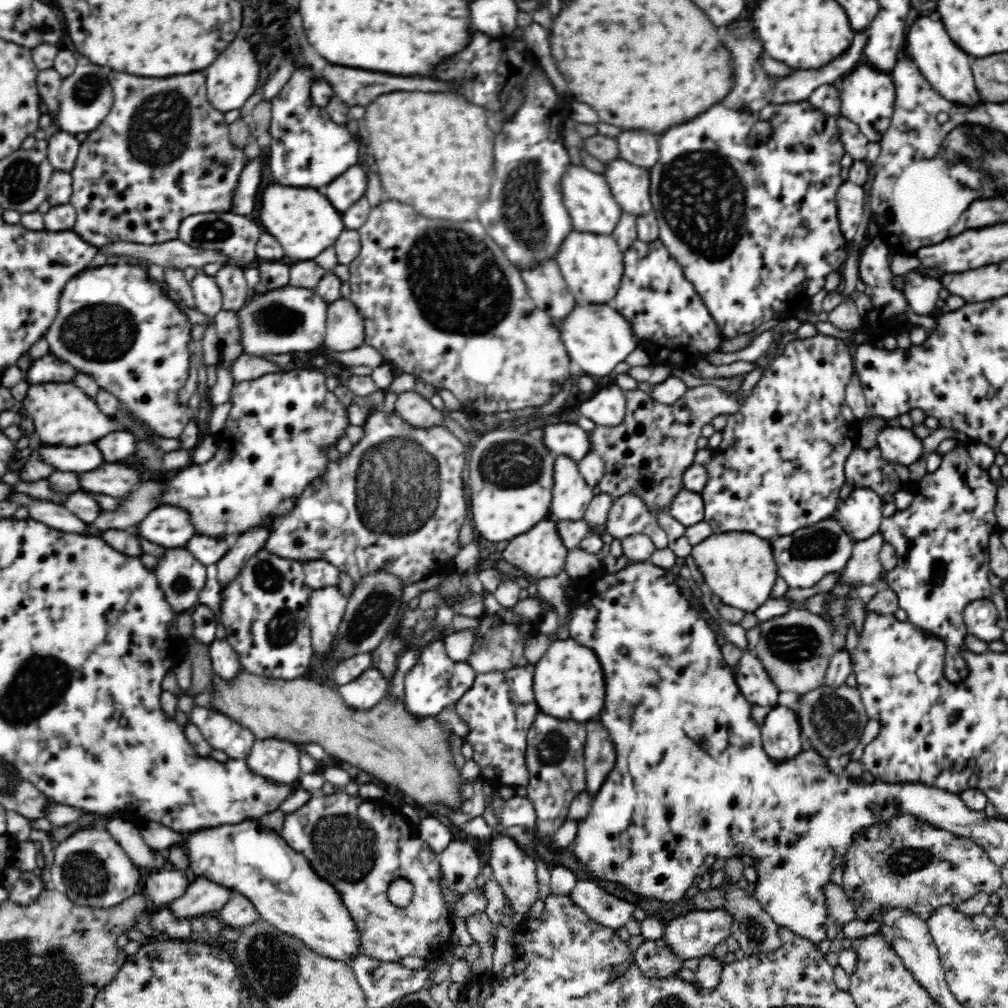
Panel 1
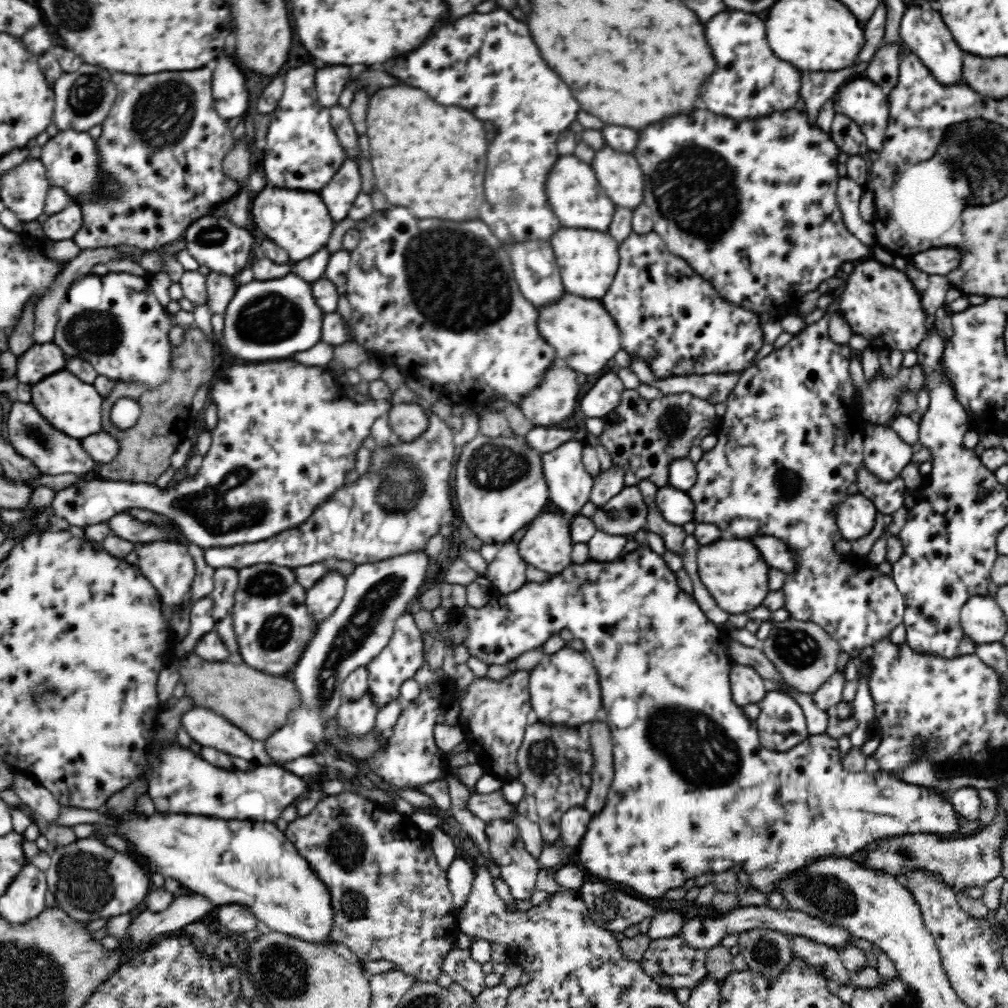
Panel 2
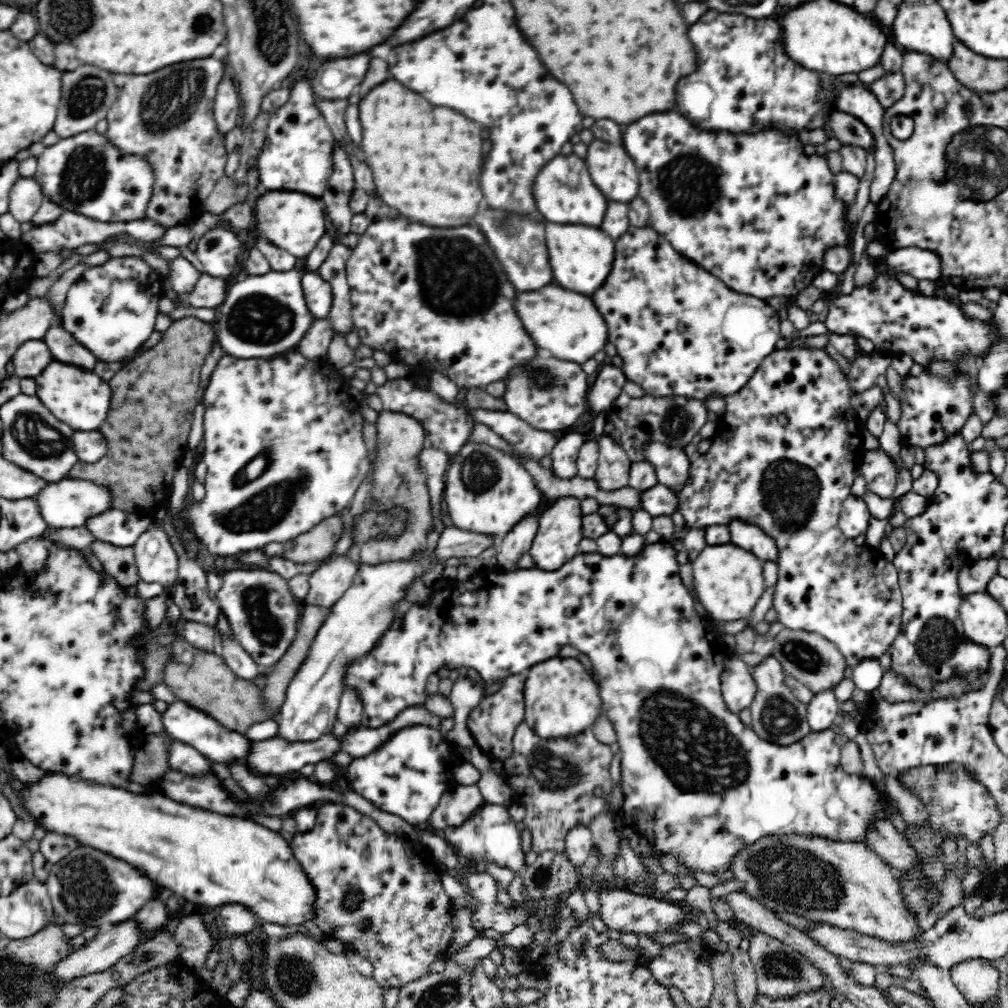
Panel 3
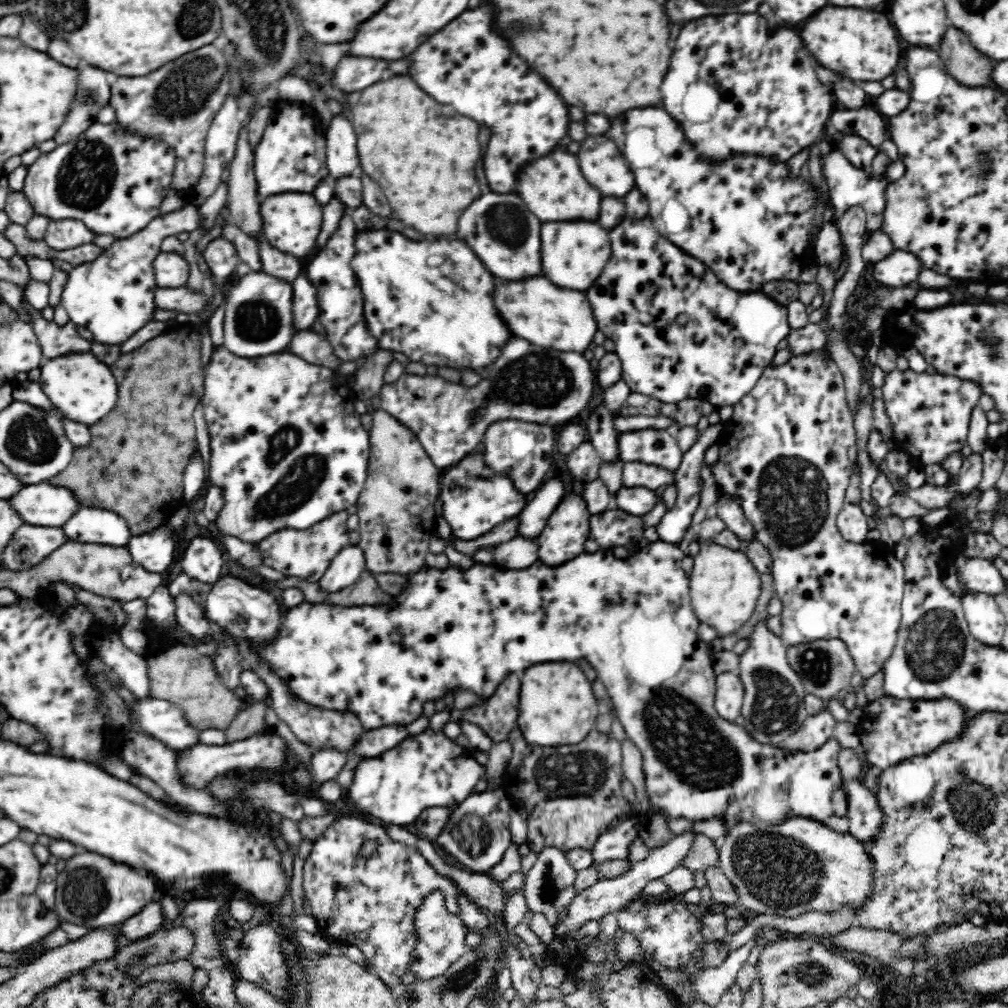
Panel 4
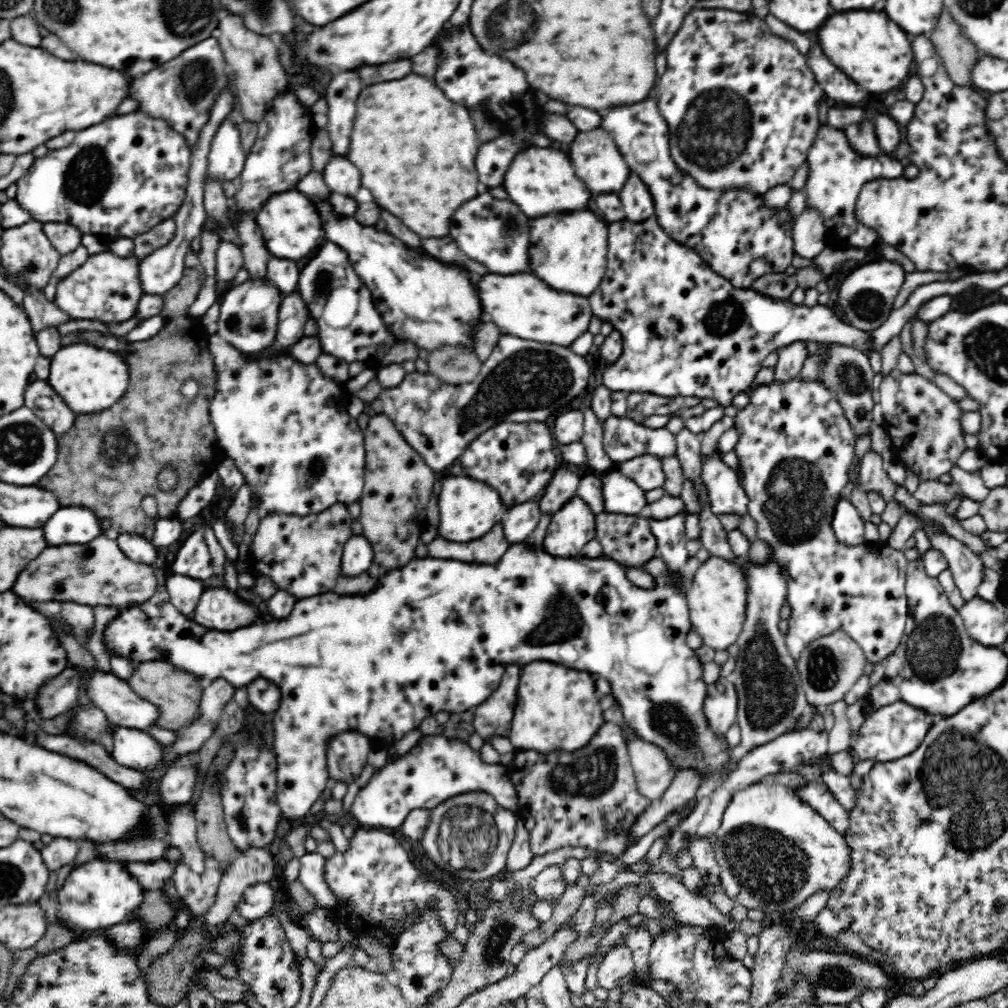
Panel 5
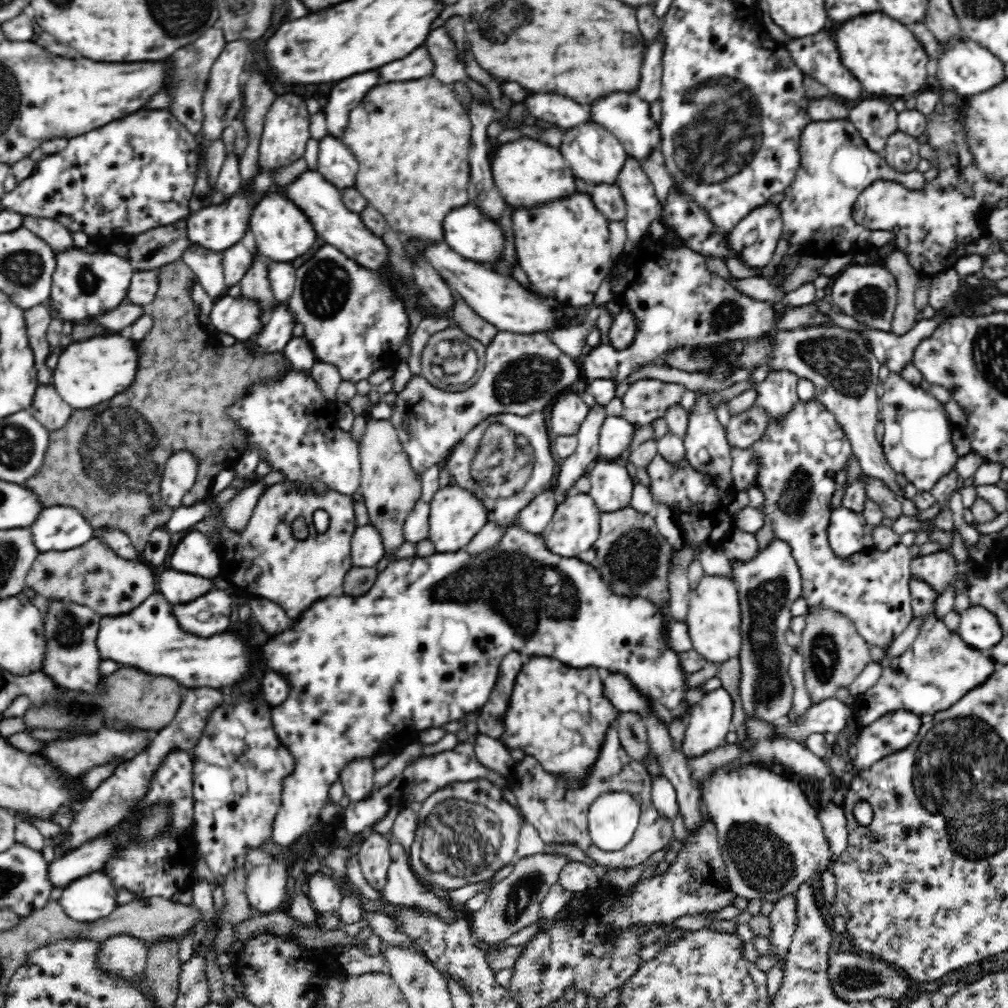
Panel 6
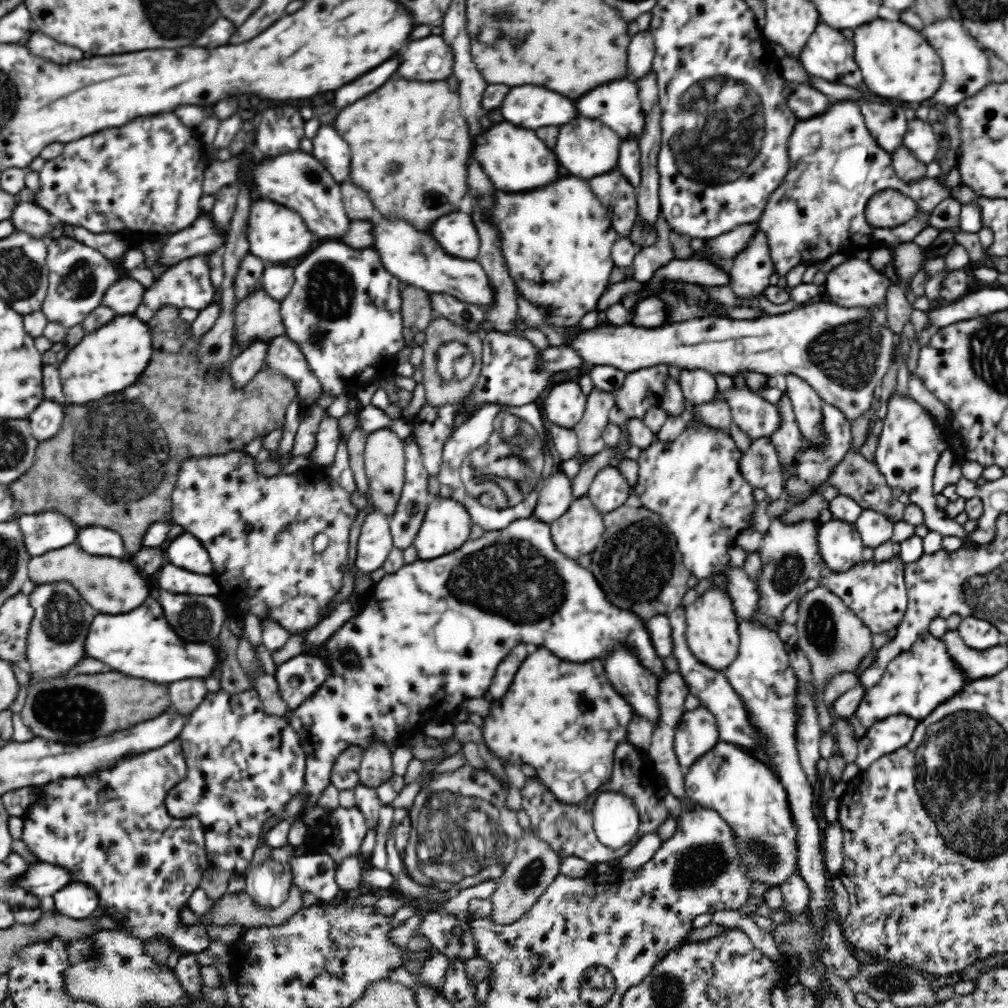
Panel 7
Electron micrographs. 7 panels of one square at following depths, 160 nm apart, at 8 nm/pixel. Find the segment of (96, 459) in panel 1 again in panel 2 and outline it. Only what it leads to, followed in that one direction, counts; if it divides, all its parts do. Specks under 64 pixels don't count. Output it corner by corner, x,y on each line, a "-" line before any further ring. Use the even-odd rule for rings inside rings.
16,401
7,416
11,445
25,460
31,460
41,474
56,476
61,474
84,474
99,465
86,450
80,439
74,439
52,427
30,403

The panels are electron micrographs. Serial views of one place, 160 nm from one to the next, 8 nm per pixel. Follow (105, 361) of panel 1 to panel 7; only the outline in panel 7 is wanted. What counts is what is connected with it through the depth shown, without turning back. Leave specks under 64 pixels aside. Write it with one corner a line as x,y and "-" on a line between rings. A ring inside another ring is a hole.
66,236
47,240
46,265
49,286
42,313
50,322
60,322
68,329
80,324
90,312
104,304
104,296
112,284
127,278
101,252

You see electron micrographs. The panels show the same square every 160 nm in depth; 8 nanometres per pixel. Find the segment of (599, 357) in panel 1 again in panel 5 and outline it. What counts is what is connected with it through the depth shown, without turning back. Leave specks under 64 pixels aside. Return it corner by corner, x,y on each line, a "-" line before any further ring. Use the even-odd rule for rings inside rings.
531,272
512,276
487,273
477,277
475,286
482,301
485,319
496,324
502,335
568,348
588,332
588,324
593,318
588,297
556,292
542,284
542,280
538,280

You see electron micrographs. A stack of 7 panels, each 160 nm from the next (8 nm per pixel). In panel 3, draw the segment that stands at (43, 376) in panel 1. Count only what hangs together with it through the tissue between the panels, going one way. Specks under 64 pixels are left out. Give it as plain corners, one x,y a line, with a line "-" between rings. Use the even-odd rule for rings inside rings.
28,340
13,354
16,376
35,379
55,358
44,340

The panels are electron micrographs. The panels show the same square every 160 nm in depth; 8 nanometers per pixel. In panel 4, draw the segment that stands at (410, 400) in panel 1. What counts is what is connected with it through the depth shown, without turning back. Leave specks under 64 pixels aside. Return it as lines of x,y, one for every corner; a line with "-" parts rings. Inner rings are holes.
377,409
372,414
372,427
369,430
370,456
367,479
357,500
360,542
357,546
363,551
366,568
372,574
414,574
426,565
426,555
430,552
430,538
436,535
436,510
434,504
441,493
443,470
437,467
427,455
419,438
397,418
388,412

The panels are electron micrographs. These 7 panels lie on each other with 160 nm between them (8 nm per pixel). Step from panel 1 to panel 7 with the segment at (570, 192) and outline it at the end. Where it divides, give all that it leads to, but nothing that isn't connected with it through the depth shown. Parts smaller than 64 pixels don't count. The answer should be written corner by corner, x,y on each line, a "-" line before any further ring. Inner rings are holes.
510,121
492,124
487,131
482,132
474,150
474,158
500,191
528,192
558,180
558,160
552,150
546,148
534,130
524,130
524,127

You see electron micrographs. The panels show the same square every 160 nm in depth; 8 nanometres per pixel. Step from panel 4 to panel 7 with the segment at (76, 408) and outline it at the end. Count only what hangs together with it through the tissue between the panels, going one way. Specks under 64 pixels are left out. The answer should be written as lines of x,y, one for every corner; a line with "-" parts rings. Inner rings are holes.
116,315
98,331
86,333
79,344
58,363
66,405
86,405
122,392
132,386
152,358
151,332
133,315

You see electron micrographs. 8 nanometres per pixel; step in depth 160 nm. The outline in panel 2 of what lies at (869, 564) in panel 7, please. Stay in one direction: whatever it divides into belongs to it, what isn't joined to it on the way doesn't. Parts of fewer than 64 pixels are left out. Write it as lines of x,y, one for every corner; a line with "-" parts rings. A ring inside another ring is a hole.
836,298
834,302
832,302
832,306
825,310
825,316
822,318
822,320
809,324
808,328
804,330
804,332
793,336
793,338
786,344
783,348
780,348
780,350
776,352
772,352
770,355
762,357
755,365
751,365
748,367
740,377
740,380
736,383
736,386
734,387
734,390
727,396
726,404
728,405
728,410
726,414
721,418
720,423
717,425
717,429
714,431
715,435
718,437
717,444
714,448
712,448
709,451
706,451
704,453
704,456
695,463
697,468
697,479
695,480
694,486
690,488
690,490
687,490
687,493
690,495
690,498
694,501
695,504
695,513
693,520
695,522
702,522
702,523
708,523
718,526
720,530
727,530
731,532
731,534
736,539
750,539
752,537
759,537
759,536
773,536
776,538
779,538
782,540
782,542
786,542
786,545
794,551
794,555
799,558
799,565
795,568
795,571
786,577
785,583
783,584
783,587
781,590
784,591
785,594
785,608
790,613
790,618
796,619
796,620
809,620
810,622
815,622
816,624
819,624
834,640
837,640
839,642
839,645
841,646
841,650
844,650
844,652
848,652
850,656
858,656
858,652
862,650
862,648
866,648
866,646
871,646
874,644
874,642
878,642
878,640
882,640
884,636
889,636
890,632
900,624
900,622
903,621
904,616
904,610
906,608
904,596
902,596
902,593
898,590
898,587
894,584
894,581
892,581
891,575
886,576
885,574
881,573
880,571
876,571
876,569
870,569
868,565
863,564
864,559
861,561
862,563
854,563
852,561
852,558
850,556
844,556
842,555
840,557
839,554
837,554
837,547
835,546
840,540
840,538
843,538
843,536
840,534
840,531
838,530
837,525
837,514
838,514
838,507
840,506
840,503
848,496
848,486
856,480
856,470
858,470
858,466
862,466
863,462
863,451
865,448
865,445
863,444
864,438
865,438
865,428
864,428
864,419
862,418
862,412
859,409
859,406
855,404
855,400
853,397
854,388
852,388
852,382
850,382
850,373
849,373
849,364
852,360
852,348
848,344
838,344
832,339
830,339
829,334
829,327
828,327
828,320
829,317
838,310
839,305
839,298

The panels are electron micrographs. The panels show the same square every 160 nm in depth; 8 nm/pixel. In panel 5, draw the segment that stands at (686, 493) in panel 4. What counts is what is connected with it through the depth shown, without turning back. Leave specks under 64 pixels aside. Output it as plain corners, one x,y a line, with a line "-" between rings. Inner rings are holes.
685,509
664,520
648,518
651,532
656,537
657,553
668,565
671,574
677,576
681,576
684,564
690,558
686,550
689,539
684,527
689,515
690,512

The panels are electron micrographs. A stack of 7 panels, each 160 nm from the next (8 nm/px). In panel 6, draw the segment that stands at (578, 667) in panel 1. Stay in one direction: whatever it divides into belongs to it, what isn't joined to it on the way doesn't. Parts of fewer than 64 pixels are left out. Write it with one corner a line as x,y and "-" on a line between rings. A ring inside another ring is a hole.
536,656
518,674
510,698
510,708
506,712
506,740
502,736
501,741
508,750
514,748
530,754
548,773
560,775
562,779
568,779
572,785
576,785
596,763
606,730
615,724
616,716
618,710
602,694
602,677
596,668
570,668
558,660

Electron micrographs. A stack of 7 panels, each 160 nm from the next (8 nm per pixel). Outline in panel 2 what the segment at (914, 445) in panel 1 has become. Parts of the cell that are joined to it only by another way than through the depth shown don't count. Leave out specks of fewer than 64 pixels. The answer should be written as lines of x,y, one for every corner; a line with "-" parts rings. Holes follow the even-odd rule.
864,422
863,465
882,482
894,480
913,460
917,448
906,443
889,425

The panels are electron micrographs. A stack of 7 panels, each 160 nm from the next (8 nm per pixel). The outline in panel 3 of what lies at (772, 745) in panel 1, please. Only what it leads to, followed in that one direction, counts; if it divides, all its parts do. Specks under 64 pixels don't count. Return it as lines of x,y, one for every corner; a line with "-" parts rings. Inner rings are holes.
768,655
753,671
757,691
749,706
751,710
750,726
762,741
778,746
795,744
812,732
807,721
807,704
794,697
794,693
784,683
784,669
776,658

